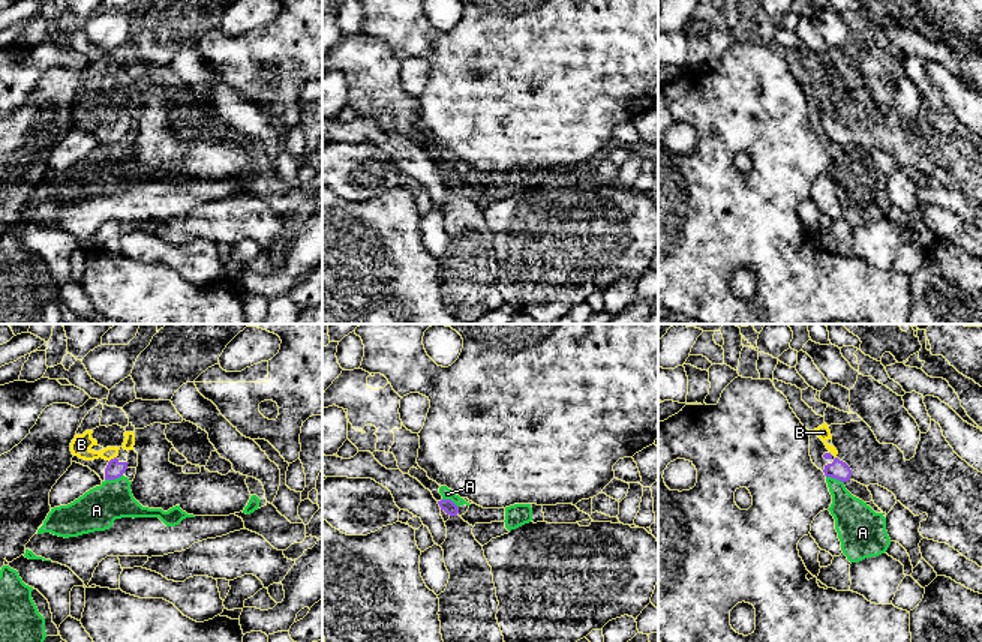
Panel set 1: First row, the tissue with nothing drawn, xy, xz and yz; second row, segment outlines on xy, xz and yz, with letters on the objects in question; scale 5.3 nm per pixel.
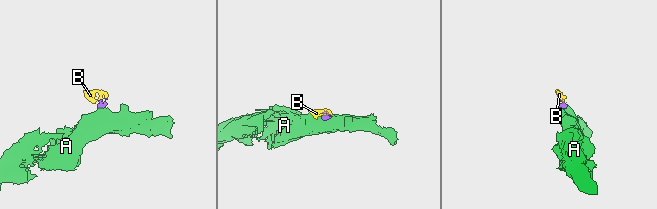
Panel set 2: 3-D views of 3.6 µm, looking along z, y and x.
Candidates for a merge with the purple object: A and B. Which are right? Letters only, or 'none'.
B

